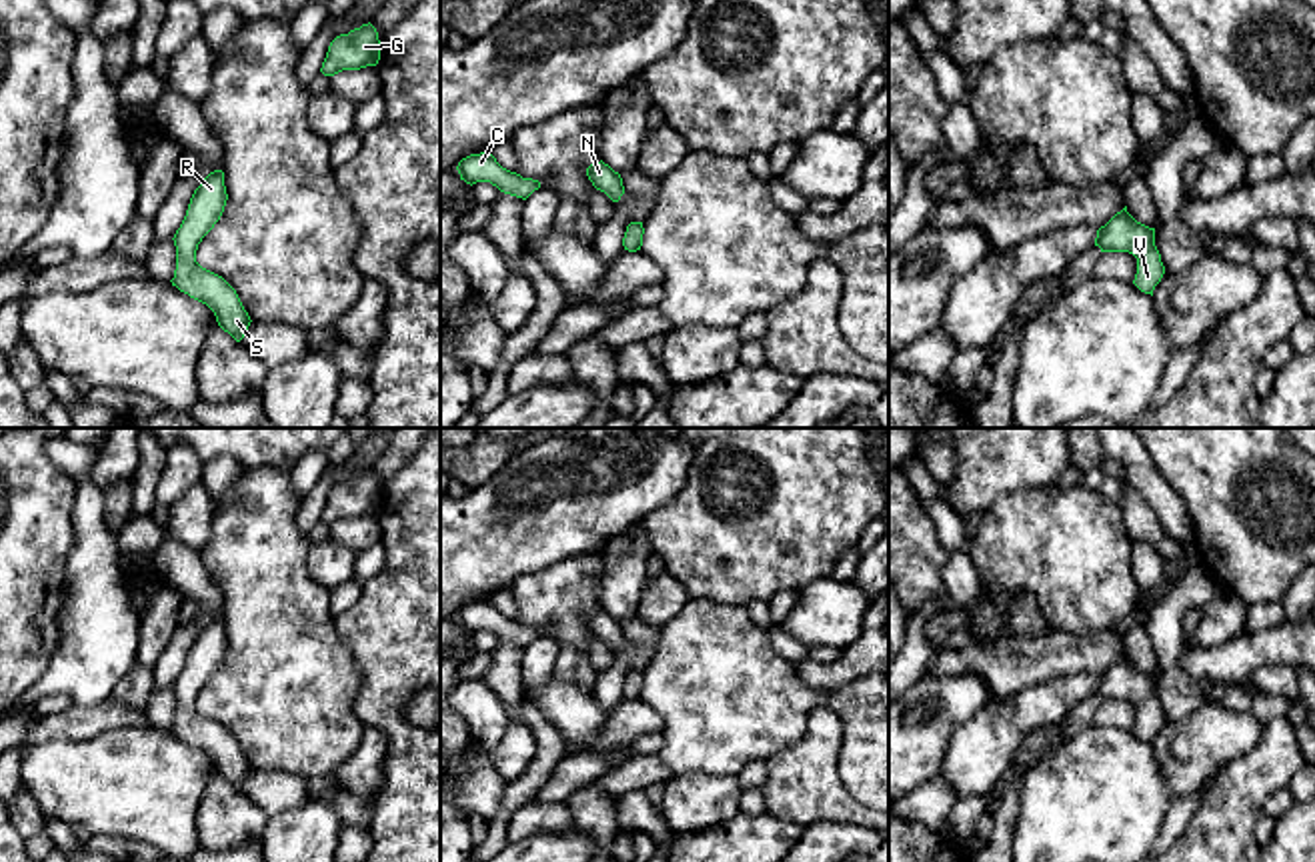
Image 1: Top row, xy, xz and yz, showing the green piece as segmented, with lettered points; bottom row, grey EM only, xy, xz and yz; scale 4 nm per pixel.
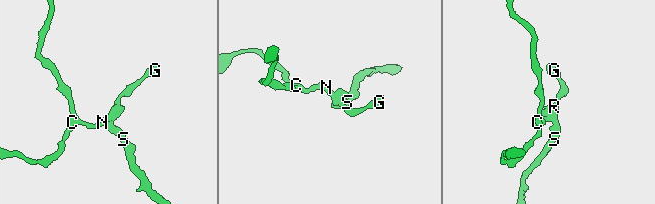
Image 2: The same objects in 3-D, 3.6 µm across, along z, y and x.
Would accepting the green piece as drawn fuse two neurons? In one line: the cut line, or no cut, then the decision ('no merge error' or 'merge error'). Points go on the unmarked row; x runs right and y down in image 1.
no cut; no merge error

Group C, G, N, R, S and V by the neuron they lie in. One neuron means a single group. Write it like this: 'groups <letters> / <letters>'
groups C G N R S V

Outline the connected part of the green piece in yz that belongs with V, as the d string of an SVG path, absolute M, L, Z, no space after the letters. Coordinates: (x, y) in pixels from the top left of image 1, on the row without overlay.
M1127 654L1097 678L1095 694L1101 700L1129 700L1137 706L1133 732L1153 744L1155 734L1165 722L1161 702L1155 694L1155 676L1137 670Z

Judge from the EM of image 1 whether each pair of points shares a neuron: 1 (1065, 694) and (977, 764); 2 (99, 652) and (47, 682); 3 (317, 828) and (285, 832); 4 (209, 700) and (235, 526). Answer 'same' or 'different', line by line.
1: same
2: same
3: same
4: same

